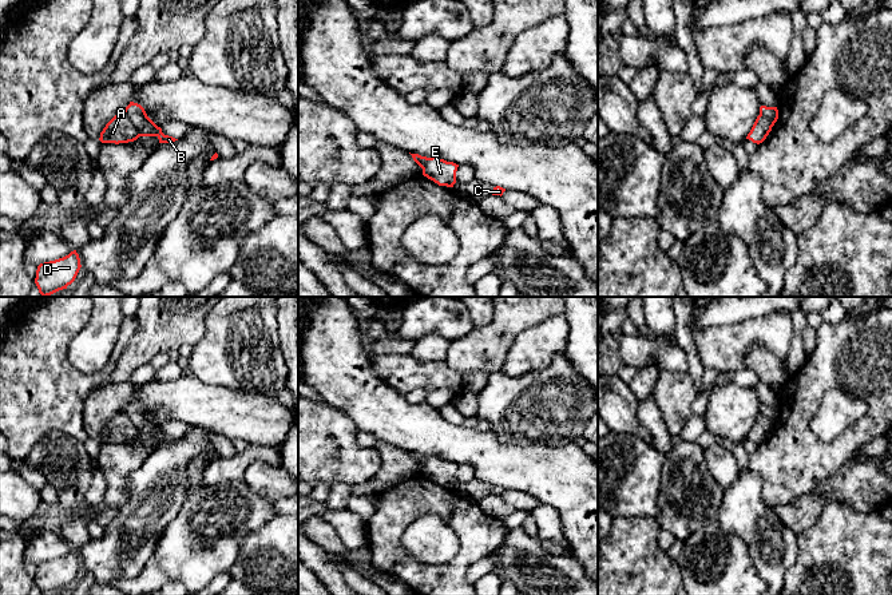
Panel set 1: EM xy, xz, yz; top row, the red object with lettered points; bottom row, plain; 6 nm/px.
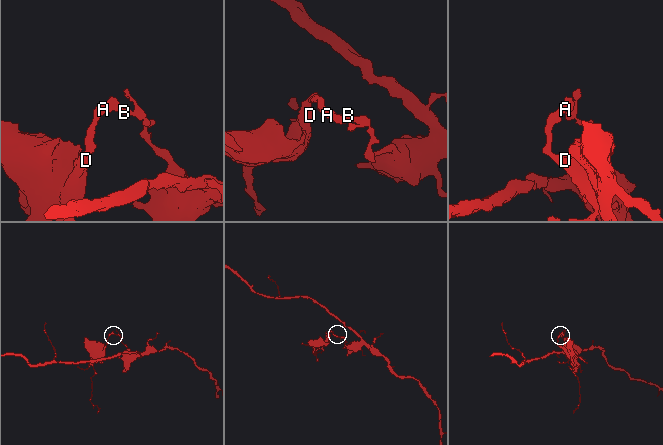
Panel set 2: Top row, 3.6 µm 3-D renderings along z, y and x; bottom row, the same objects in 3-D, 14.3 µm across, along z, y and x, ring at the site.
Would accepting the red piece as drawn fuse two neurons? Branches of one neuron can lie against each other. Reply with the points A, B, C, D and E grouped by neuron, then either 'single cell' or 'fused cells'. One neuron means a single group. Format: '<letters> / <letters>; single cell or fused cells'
A D / B C E; fused cells

